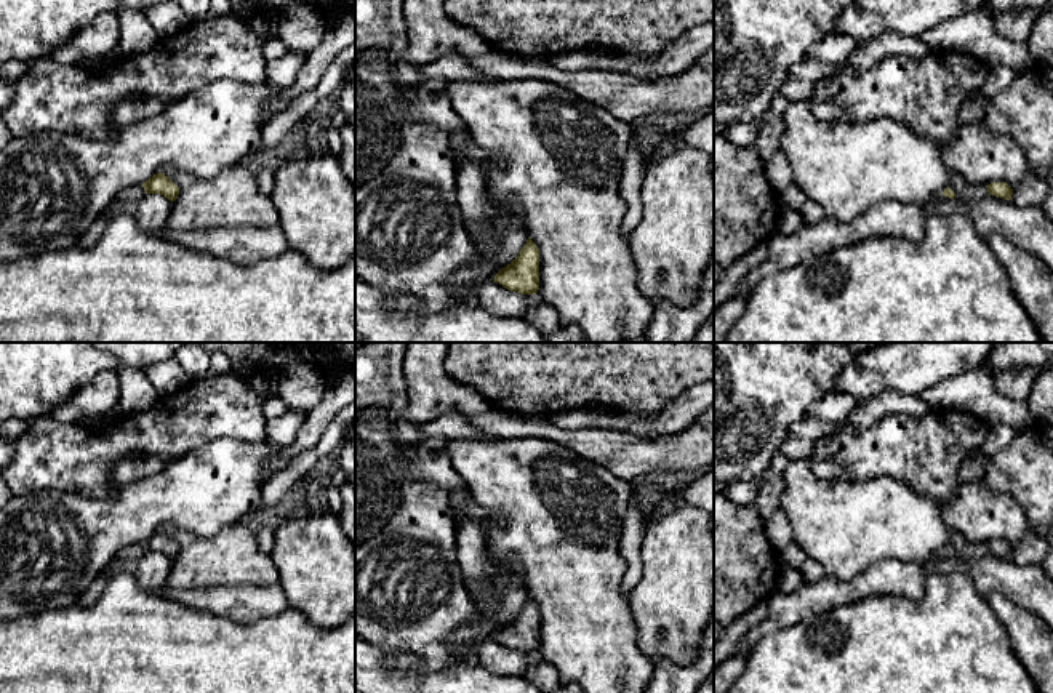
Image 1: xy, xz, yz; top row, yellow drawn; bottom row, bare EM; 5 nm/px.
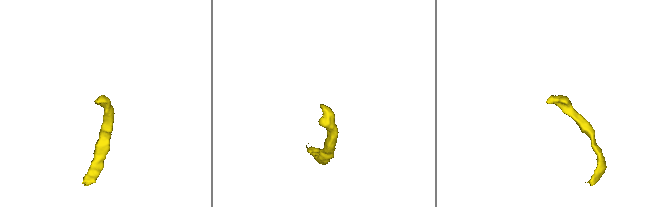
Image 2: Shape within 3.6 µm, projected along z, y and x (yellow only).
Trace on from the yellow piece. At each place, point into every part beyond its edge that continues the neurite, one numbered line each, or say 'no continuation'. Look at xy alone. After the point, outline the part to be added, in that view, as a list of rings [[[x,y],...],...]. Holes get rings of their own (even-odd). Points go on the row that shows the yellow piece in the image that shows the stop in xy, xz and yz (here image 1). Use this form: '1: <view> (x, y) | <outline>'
1: xy (135, 192) | [[[131,186],[123,189],[118,195],[117,200],[118,202],[136,202],[141,200],[146,195],[146,190],[142,186]]]

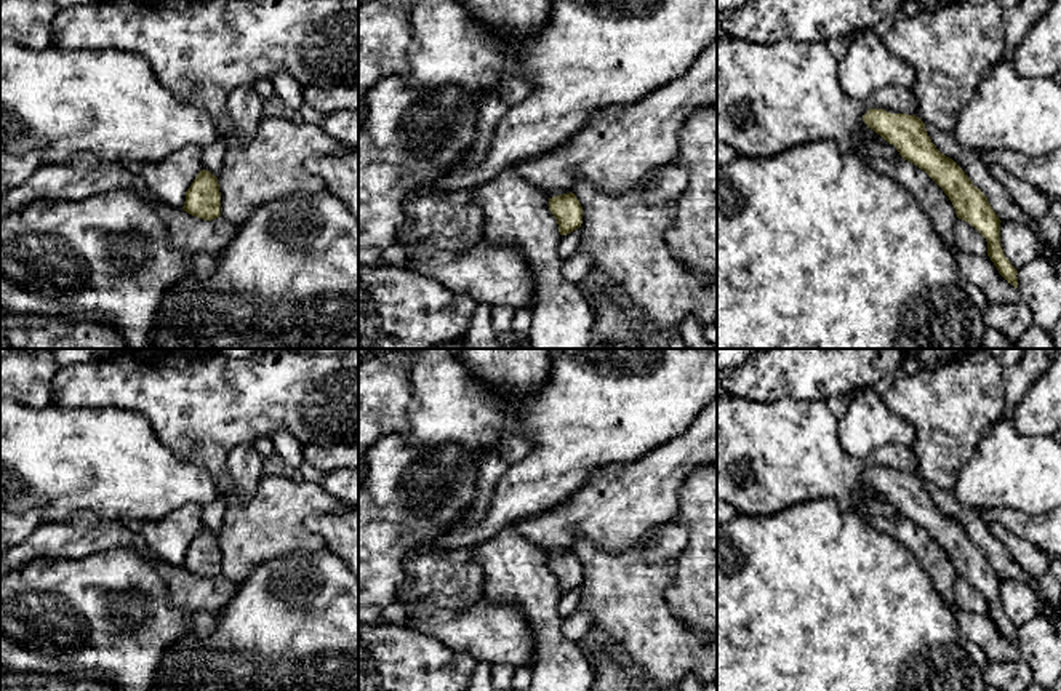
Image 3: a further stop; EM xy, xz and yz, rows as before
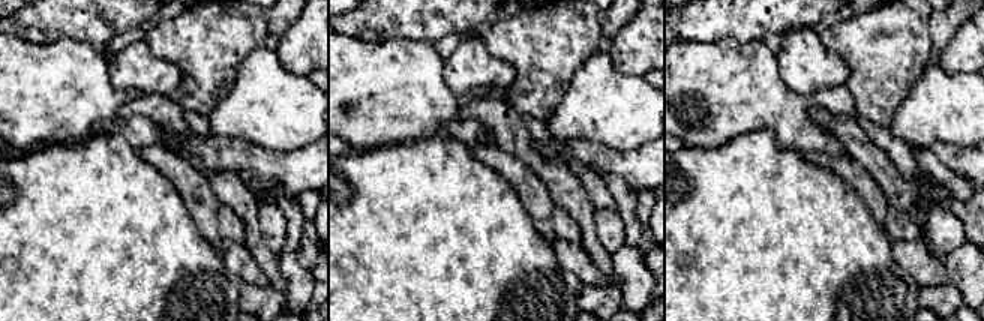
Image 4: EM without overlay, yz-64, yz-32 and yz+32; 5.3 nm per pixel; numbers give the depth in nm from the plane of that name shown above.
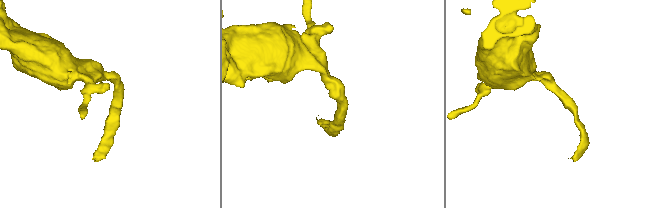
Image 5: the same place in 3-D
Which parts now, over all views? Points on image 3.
no continuation

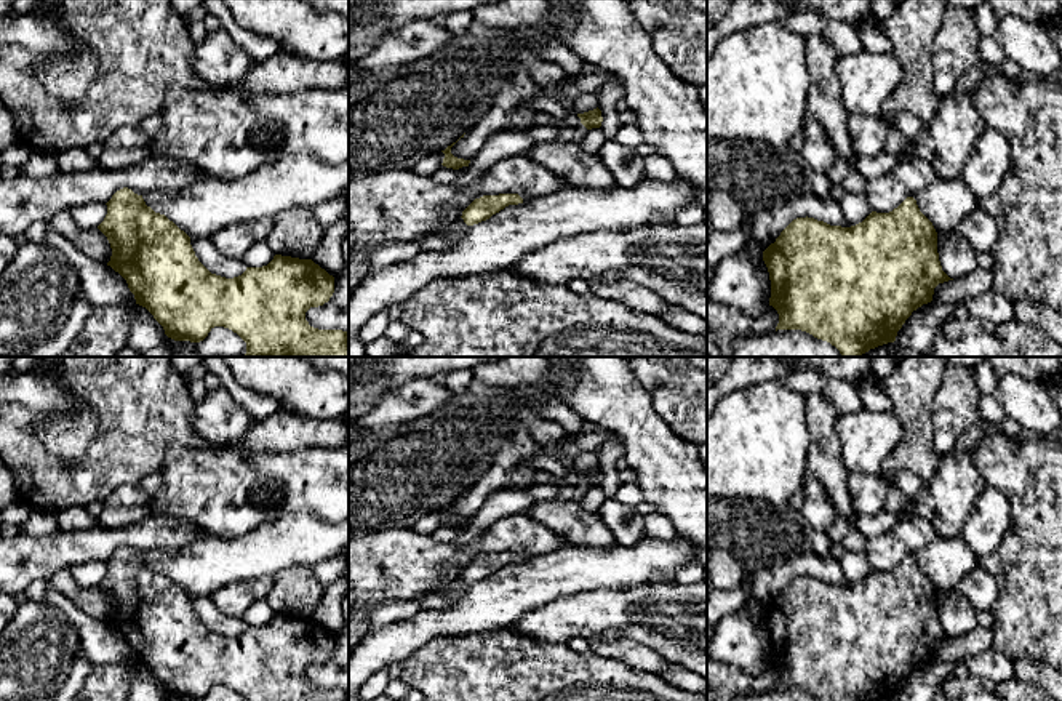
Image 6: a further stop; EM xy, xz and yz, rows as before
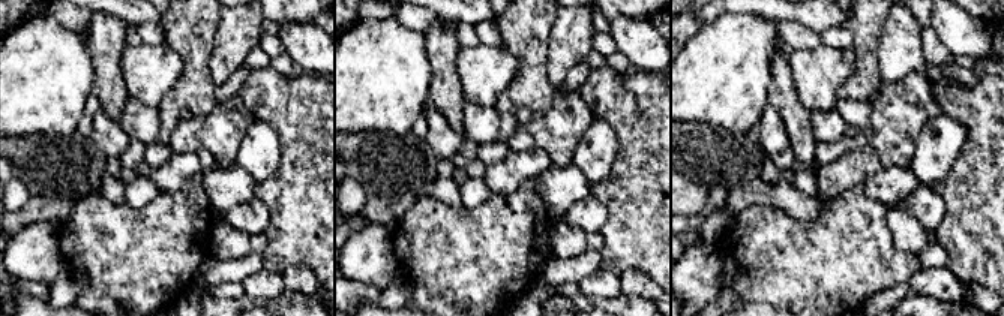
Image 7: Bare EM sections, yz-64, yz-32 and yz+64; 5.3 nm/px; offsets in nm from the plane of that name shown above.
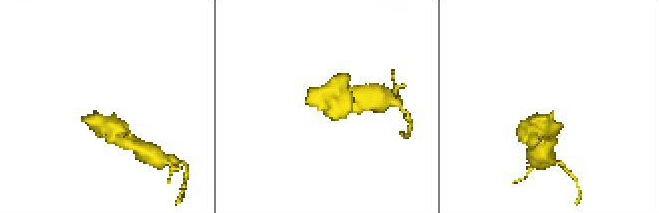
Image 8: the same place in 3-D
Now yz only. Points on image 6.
no continuation

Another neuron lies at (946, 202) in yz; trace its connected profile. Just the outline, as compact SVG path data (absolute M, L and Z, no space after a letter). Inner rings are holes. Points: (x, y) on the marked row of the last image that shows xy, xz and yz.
M937 178L931 186L915 194L913 198L937 234L953 232L956 224L980 203L961 178Z

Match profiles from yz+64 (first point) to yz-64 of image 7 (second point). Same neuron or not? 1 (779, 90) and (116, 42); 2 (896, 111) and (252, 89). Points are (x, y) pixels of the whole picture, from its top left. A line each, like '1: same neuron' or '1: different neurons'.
1: same neuron
2: different neurons

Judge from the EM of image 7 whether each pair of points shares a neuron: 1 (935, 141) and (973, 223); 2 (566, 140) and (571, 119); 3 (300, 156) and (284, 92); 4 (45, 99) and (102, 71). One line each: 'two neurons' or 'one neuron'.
1: two neurons
2: one neuron
3: one neuron
4: two neurons

